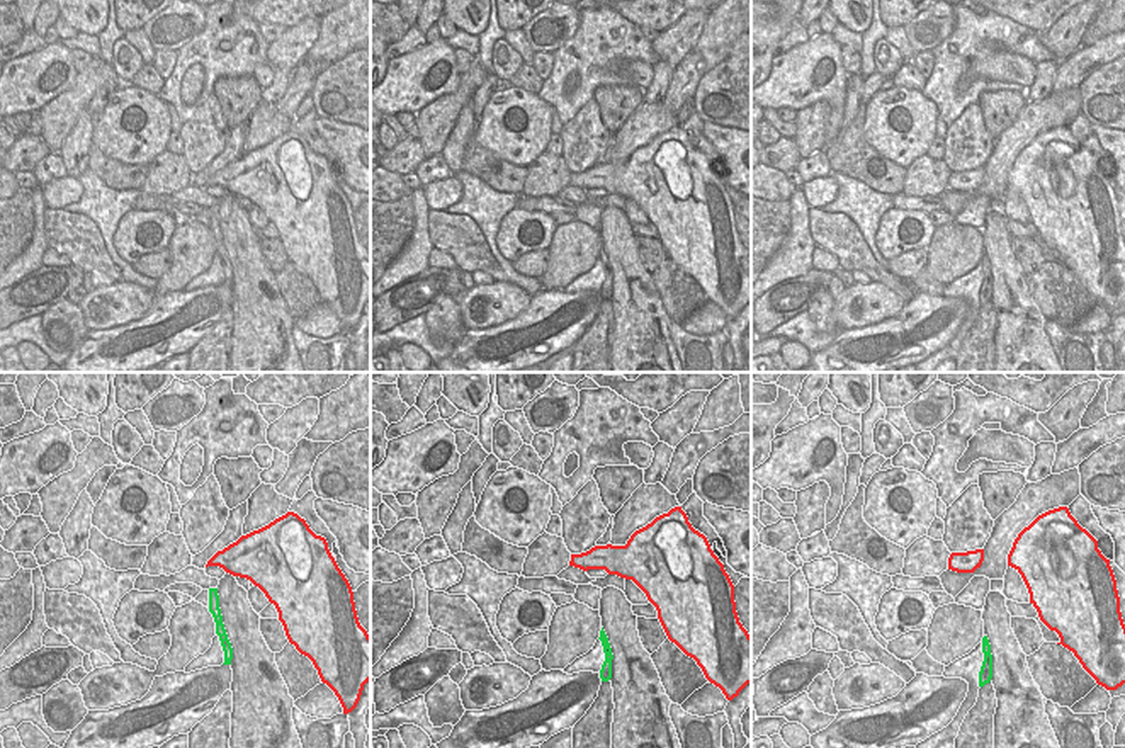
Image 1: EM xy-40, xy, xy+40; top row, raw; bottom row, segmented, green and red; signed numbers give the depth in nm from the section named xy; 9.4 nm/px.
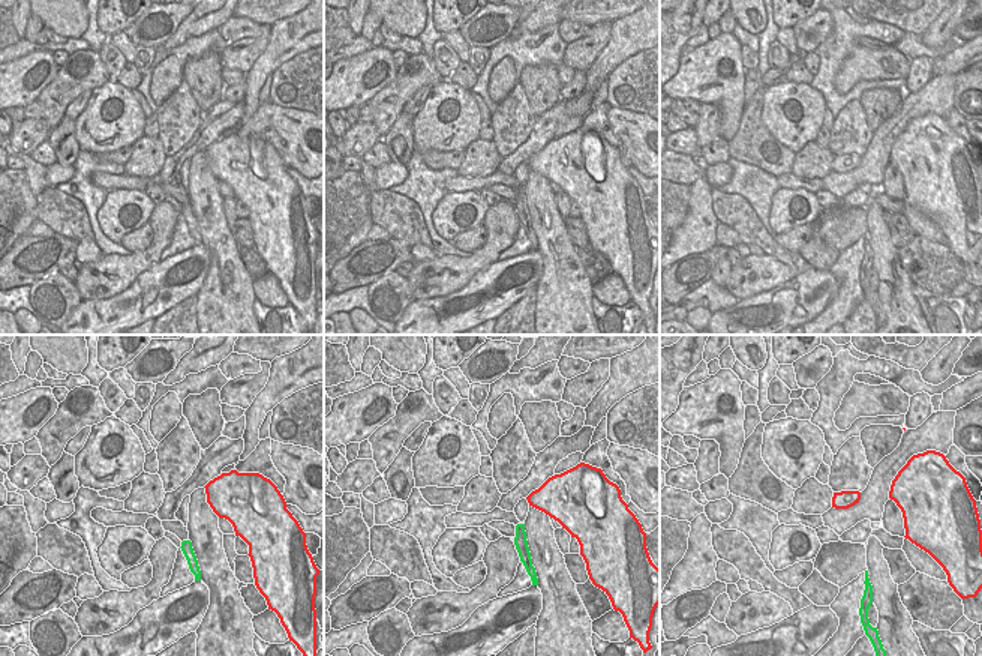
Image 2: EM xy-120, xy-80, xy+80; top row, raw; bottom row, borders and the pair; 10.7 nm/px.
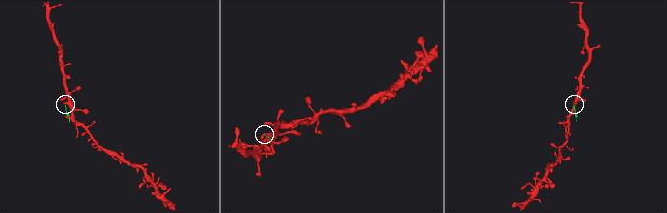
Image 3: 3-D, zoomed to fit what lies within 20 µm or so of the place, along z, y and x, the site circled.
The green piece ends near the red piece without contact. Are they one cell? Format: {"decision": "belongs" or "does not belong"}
{"decision": "does not belong"}

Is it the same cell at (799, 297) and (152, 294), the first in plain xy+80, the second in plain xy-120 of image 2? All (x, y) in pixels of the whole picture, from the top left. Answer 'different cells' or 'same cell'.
same cell

